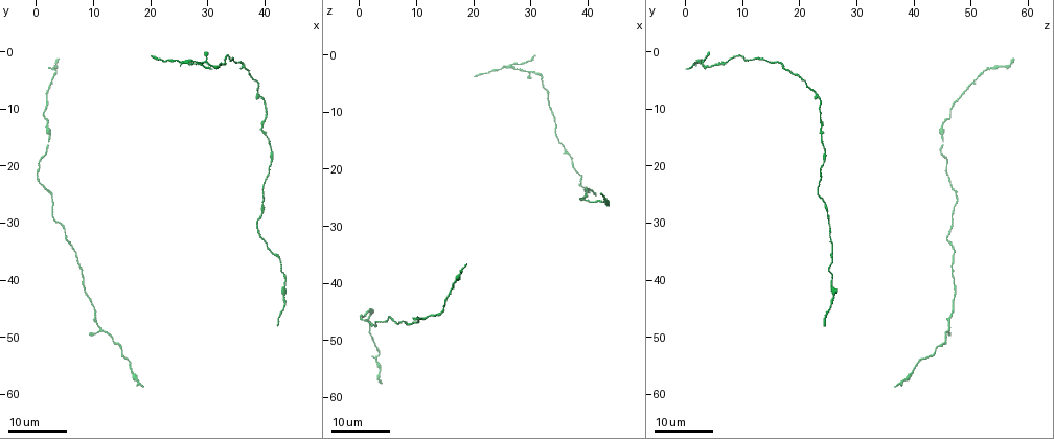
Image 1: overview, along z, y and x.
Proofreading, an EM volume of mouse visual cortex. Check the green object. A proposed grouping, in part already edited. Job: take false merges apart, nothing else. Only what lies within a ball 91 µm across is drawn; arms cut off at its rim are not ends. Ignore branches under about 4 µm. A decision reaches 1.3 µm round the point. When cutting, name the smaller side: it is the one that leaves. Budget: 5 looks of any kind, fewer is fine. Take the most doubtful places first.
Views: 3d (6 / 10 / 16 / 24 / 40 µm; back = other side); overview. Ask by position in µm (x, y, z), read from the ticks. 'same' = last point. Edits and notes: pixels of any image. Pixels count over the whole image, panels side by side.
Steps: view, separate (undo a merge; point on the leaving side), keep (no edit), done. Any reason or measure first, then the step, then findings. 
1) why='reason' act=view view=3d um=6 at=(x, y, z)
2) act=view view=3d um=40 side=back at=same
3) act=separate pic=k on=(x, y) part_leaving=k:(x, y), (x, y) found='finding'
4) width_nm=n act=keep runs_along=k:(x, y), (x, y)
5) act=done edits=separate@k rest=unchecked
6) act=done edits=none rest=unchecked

why='three arms meet' act=view view=3d um=24 at=(10.5, 48.5, 46.0)

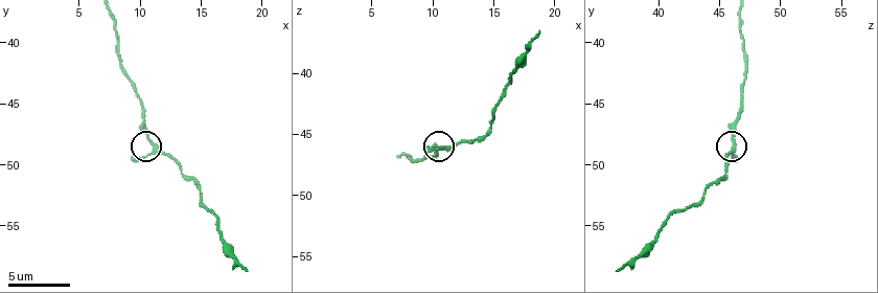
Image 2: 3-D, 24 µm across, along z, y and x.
act=view view=3d um=10 at=(10.8, 48.0, 46.0)

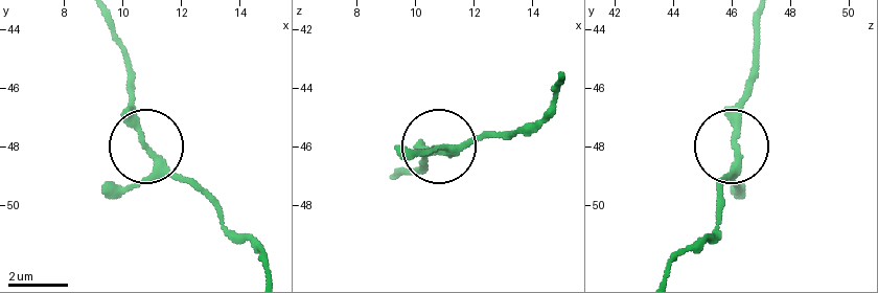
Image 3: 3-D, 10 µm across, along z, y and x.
act=keep found='all the same cell'

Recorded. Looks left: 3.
why='sudden change in width' act=view view=3d um=24 at=(3.0, 26.0, 47.5)

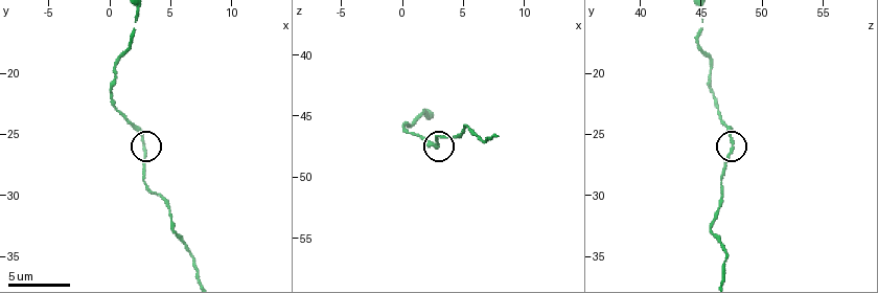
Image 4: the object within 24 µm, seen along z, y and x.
why='zoom in' act=view view=3d um=10 at=(2.8, 25.8, 47.6)

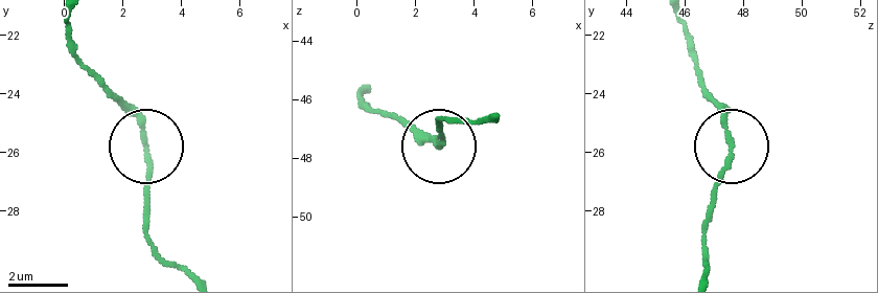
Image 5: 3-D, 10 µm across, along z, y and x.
width_nm=170 act=keep runs_along=5:(180, 271), (151, 234), (151, 166), (140, 129), (108, 94) found='continuous, no second cell'

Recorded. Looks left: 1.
act=done edits=none rest=unchecked

